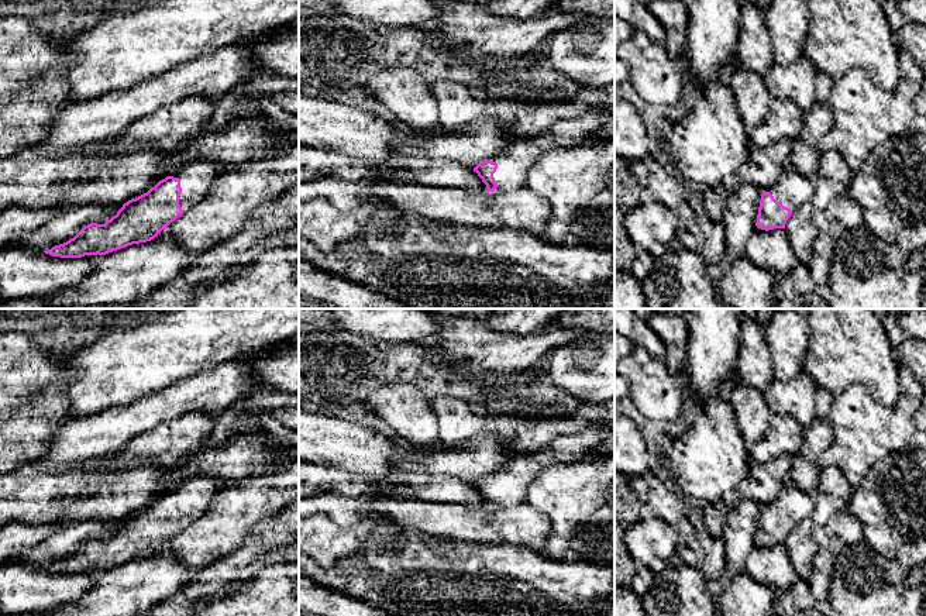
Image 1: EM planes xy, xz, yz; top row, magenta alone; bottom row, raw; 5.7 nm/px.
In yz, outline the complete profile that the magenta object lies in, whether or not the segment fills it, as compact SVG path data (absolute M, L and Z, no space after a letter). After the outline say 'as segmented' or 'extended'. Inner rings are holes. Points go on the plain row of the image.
M788 479L777 498L763 506L755 541L765 547L785 544L791 530L812 512L813 498Z | extended

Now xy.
M210 474L187 478L147 509L124 519L104 540L90 538L69 557L44 568L61 574L82 574L151 557L200 519L226 483Z | extended

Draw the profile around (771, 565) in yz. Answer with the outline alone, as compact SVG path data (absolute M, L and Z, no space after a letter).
M785 544L755 547L748 555L747 574L755 581L775 588L784 598L801 579L789 560Z

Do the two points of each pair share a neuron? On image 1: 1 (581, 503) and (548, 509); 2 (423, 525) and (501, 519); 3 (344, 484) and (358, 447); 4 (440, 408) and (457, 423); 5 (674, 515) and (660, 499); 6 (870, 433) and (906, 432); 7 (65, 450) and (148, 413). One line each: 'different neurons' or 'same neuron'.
1: same neuron
2: same neuron
3: different neurons
4: same neuron
5: same neuron
6: same neuron
7: same neuron

